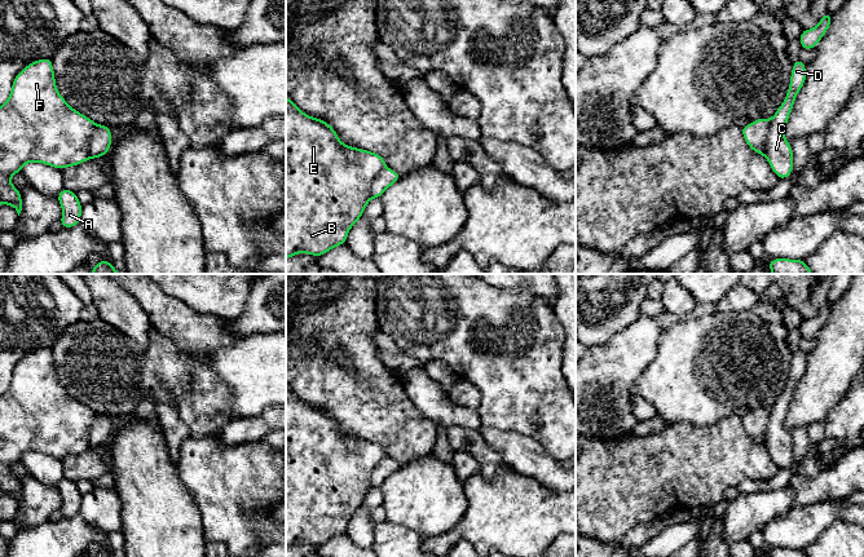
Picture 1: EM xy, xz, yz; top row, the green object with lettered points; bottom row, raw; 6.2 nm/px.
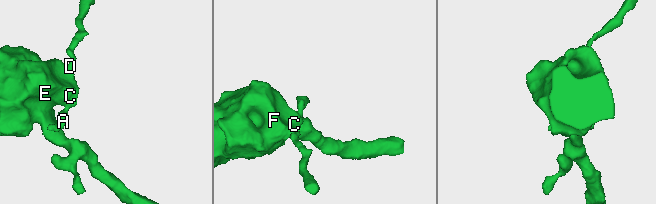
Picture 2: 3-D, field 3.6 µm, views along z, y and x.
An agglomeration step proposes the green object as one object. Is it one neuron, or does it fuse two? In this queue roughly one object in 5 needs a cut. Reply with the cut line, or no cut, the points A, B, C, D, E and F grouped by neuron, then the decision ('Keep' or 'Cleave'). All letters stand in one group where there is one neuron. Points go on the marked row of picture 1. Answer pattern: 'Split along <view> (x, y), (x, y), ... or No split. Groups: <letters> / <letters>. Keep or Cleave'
No split. Groups: A B C D E F. Keep

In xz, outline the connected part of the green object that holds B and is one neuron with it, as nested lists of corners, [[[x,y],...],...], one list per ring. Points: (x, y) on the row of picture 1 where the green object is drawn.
[[[286,96],[286,260],[297,253],[319,257],[345,244],[351,227],[362,217],[370,199],[379,199],[400,178],[400,173],[385,167],[383,156],[344,145],[329,123],[304,114]]]

